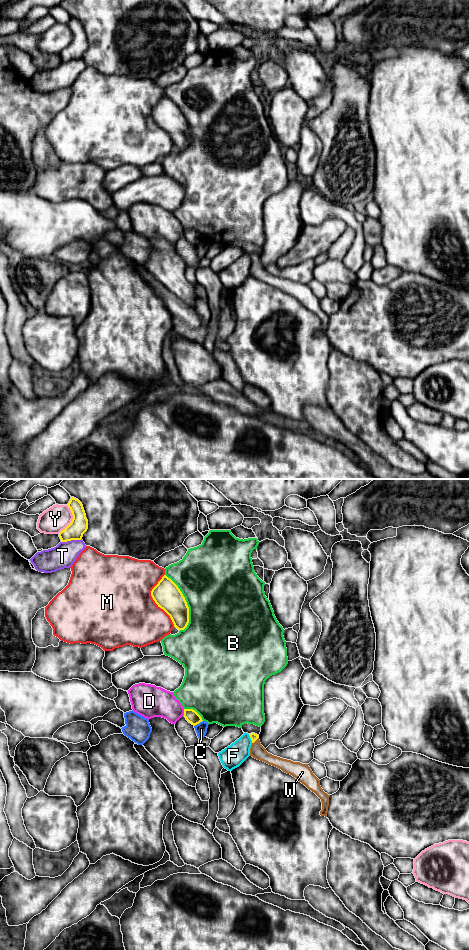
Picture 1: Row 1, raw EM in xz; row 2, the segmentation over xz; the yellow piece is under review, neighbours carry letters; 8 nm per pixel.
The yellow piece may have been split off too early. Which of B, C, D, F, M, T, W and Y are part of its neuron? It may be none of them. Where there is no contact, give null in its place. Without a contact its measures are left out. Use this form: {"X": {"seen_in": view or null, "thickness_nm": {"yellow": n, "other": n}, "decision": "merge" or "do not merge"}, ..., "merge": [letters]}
{"B": {"seen_in": "xz", "thickness_nm": {"yellow": 220, "other": 500}, "decision": "do not merge"}, "C": {"seen_in": "xz", "thickness_nm": {"yellow": 100, "other": 100}, "decision": "do not merge"}, "D": {"seen_in": "xz", "thickness_nm": {"yellow": 100, "other": 240}, "decision": "do not merge"}, "F": {"seen_in": "xz", "thickness_nm": {"yellow": 60, "other": 180}, "decision": "do not merge"}, "M": {"seen_in": "xz", "thickness_nm": {"yellow": 220, "other": 500}, "decision": "do not merge"}, "T": {"seen_in": "xz", "thickness_nm": {"yellow": 140, "other": 190}, "decision": "do not merge"}, "W": {"seen_in": "xz", "thickness_nm": {"yellow": 60, "other": 120}, "decision": "merge"}, "Y": {"seen_in": "xz", "thickness_nm": {"yellow": 140, "other": 200}, "decision": "do not merge"}, "merge": ["W"]}

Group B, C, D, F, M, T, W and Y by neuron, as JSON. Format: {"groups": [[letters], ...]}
{"groups": [["B"], ["C"], ["D"], ["F"], ["M"], ["T"], ["W"], ["Y"]]}

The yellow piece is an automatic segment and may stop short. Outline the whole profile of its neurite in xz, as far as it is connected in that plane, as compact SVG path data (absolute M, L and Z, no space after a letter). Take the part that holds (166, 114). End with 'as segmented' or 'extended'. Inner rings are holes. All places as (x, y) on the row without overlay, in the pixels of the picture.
M166 95L152 109L155 123L171 138L174 147L184 150L189 143L189 127L178 106Z | as segmented

